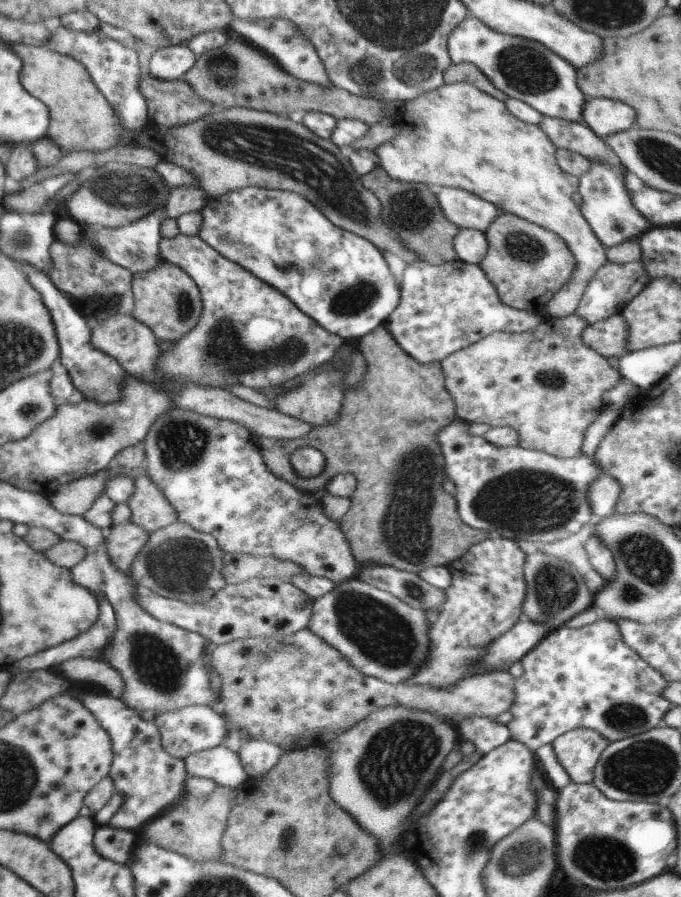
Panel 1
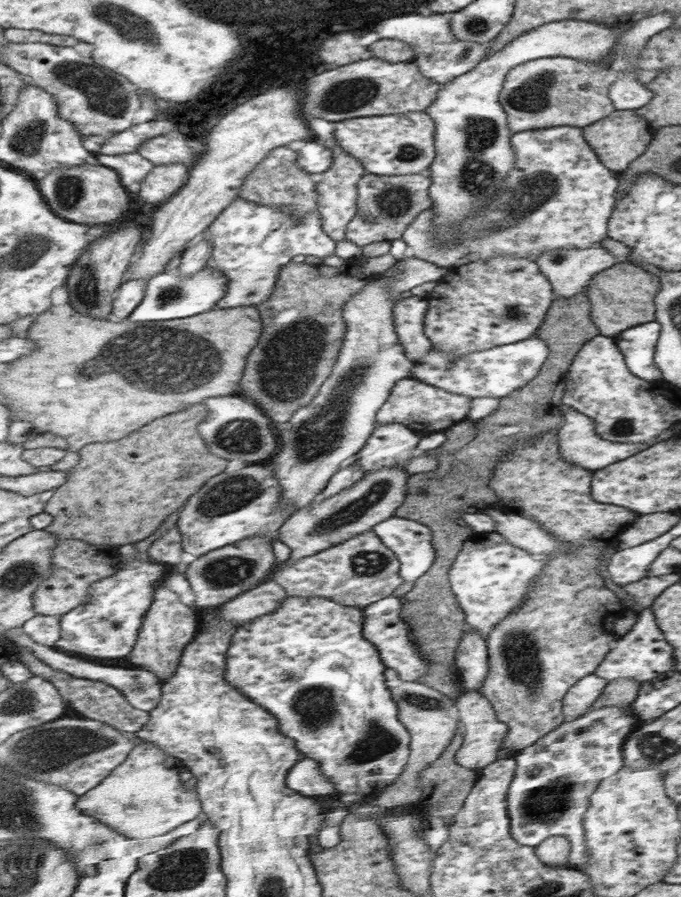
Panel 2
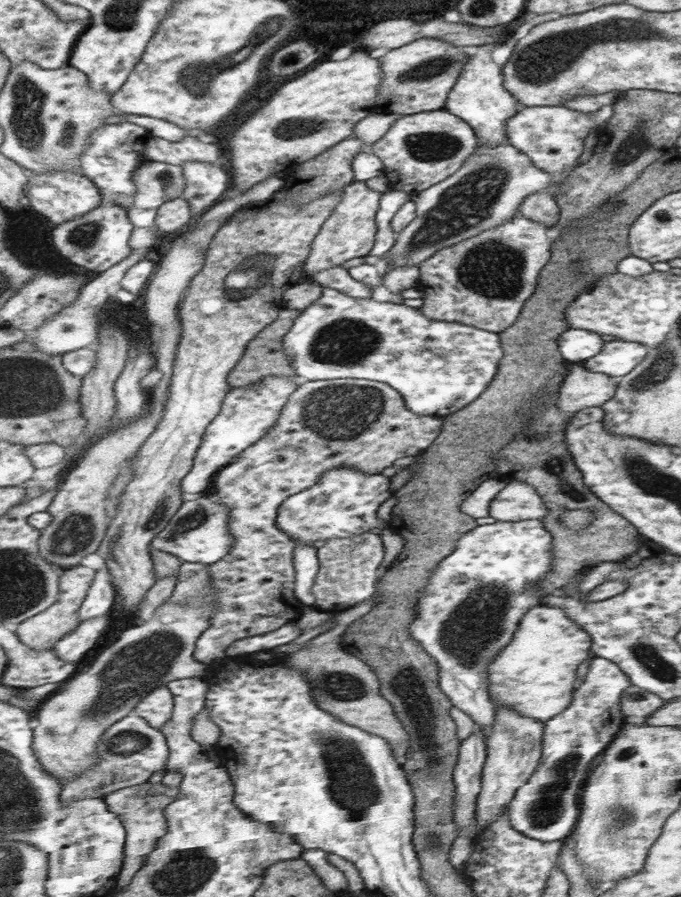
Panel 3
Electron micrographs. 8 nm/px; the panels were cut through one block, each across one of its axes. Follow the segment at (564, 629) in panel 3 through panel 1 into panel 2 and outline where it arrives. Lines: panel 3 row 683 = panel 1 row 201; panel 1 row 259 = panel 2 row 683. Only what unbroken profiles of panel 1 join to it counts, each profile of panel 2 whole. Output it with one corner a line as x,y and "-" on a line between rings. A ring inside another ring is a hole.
590,673
570,687
562,706
565,716
578,717
578,714
586,713
588,708
600,698
600,694
602,694
604,687
606,687
607,681
607,679

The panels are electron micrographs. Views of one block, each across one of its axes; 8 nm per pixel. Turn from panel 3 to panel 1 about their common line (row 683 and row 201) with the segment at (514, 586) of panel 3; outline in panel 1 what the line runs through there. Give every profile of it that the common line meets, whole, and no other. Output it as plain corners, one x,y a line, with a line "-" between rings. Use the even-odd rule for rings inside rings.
441,187
436,189
435,193
445,216
460,230
470,228
470,230
486,233
497,216
501,214
497,205
490,204
490,201
466,189

